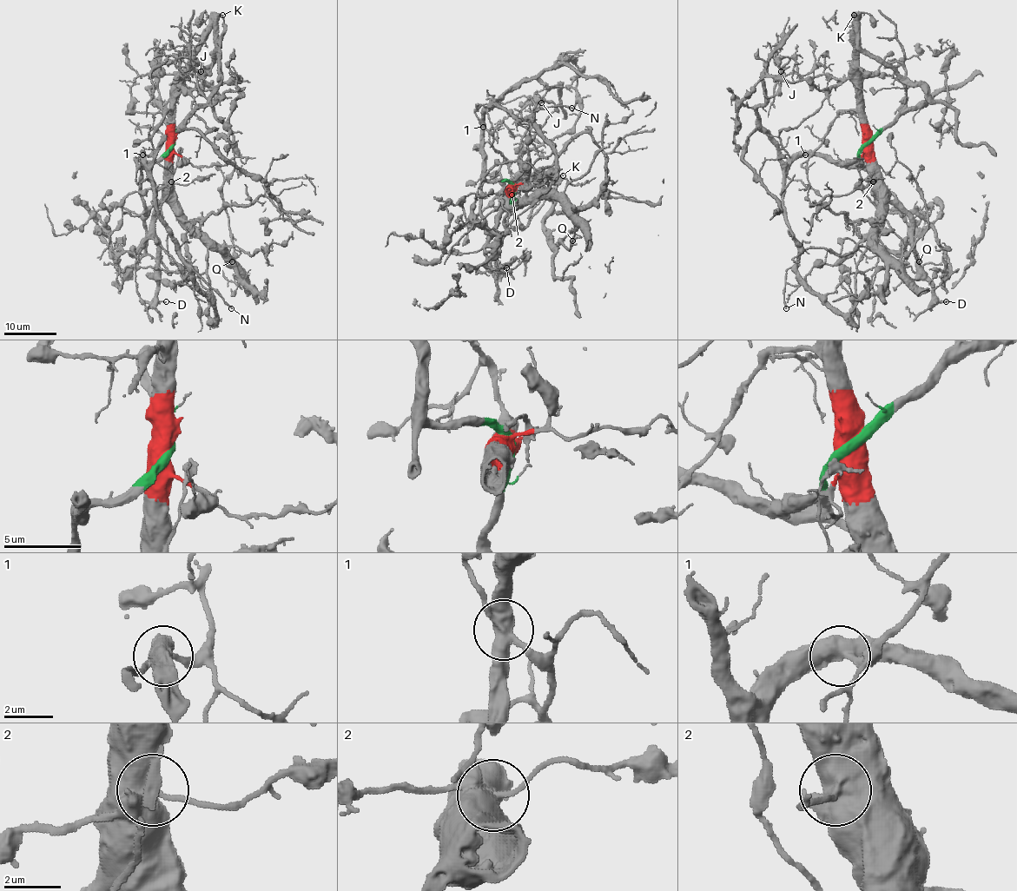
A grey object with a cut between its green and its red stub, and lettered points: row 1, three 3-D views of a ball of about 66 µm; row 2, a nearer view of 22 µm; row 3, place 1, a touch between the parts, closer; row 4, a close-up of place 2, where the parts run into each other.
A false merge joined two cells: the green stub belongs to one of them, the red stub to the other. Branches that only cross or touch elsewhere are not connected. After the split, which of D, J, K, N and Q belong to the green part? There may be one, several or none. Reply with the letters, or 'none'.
N

